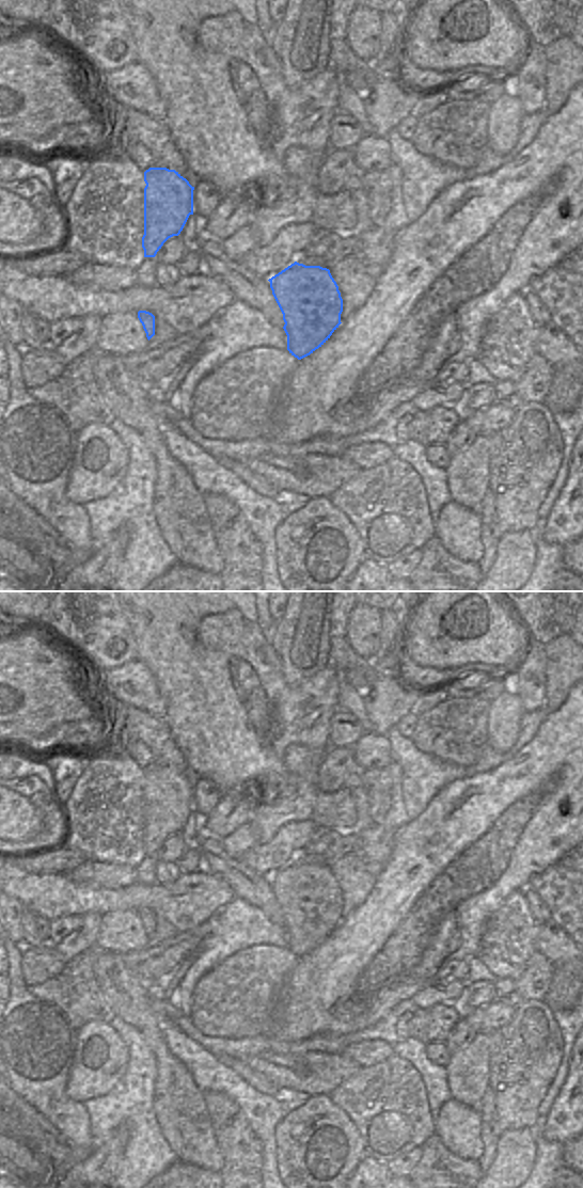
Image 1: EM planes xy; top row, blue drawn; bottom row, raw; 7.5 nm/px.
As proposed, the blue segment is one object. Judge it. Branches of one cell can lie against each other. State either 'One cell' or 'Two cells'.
Two cells.

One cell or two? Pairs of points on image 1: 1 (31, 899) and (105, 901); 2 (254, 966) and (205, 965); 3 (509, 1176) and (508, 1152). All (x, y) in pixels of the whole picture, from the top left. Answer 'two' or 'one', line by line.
1: one
2: two
3: one

